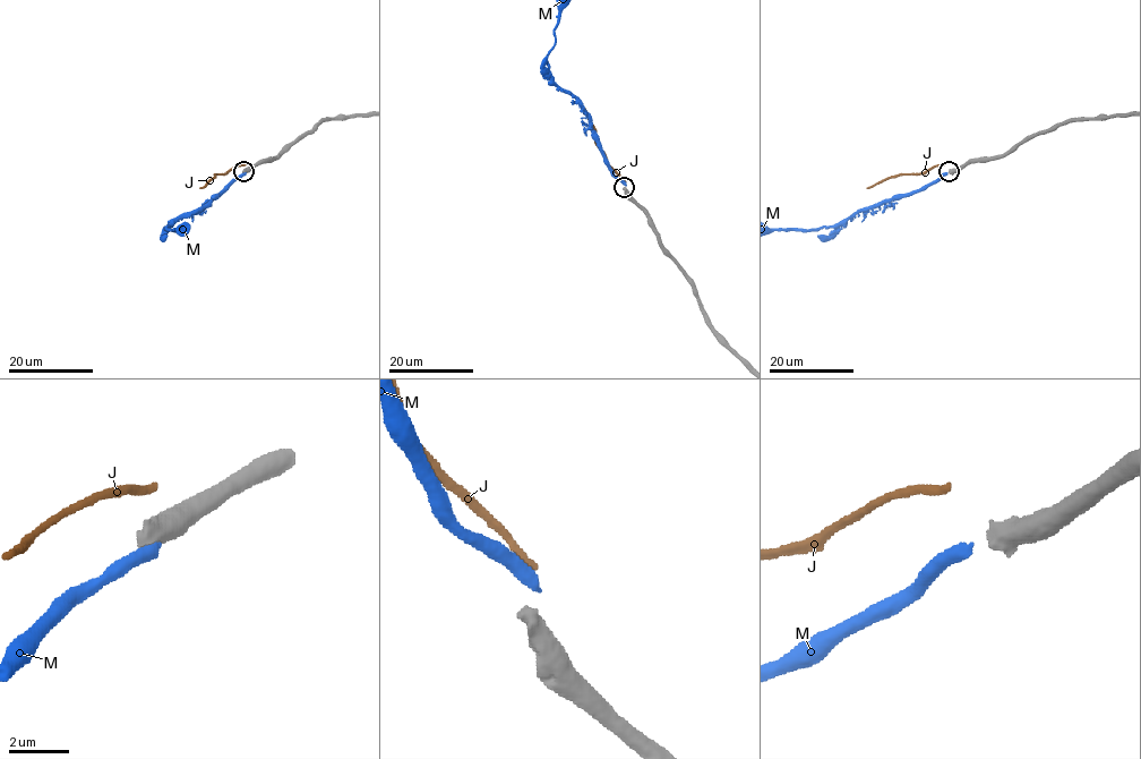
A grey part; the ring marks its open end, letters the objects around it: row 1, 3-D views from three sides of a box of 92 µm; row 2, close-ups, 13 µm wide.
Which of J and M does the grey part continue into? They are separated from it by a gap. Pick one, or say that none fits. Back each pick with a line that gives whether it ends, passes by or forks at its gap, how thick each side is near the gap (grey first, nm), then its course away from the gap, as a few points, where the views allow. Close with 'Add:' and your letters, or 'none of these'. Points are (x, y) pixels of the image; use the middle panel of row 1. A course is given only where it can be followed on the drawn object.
Add: none of these

